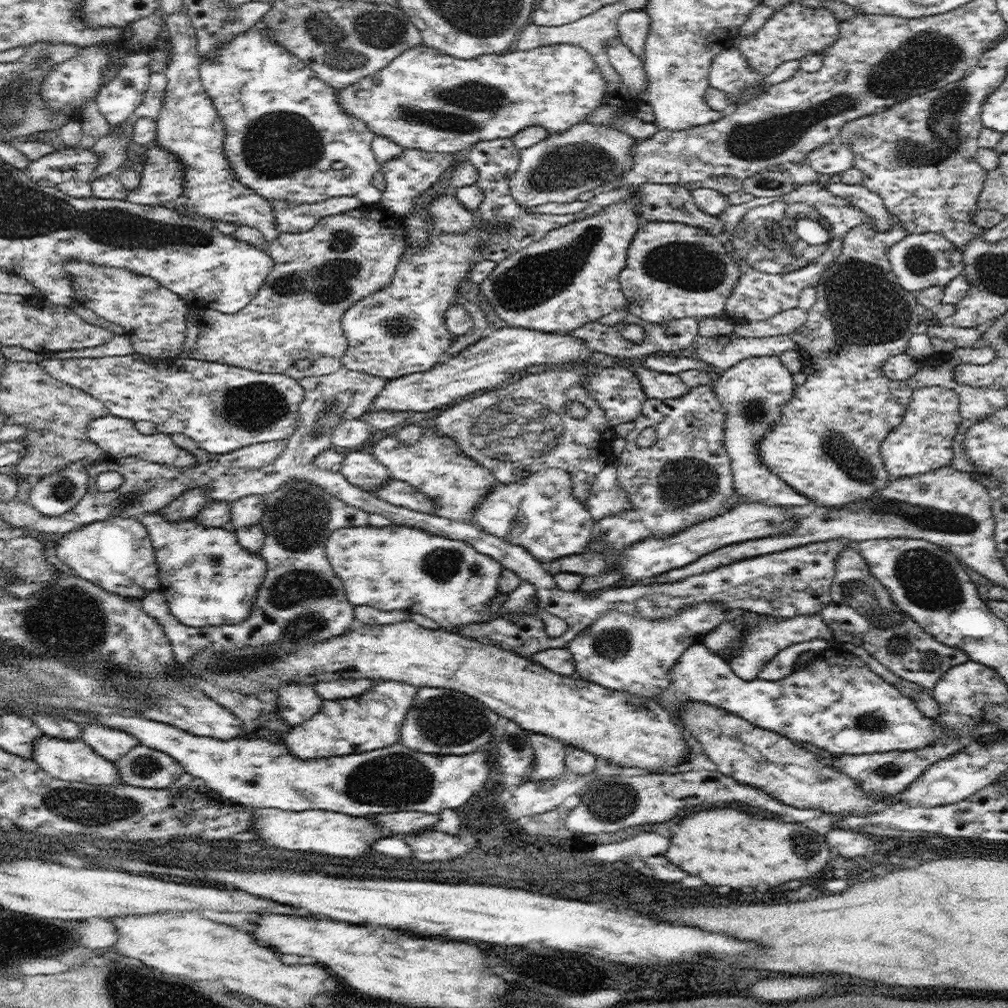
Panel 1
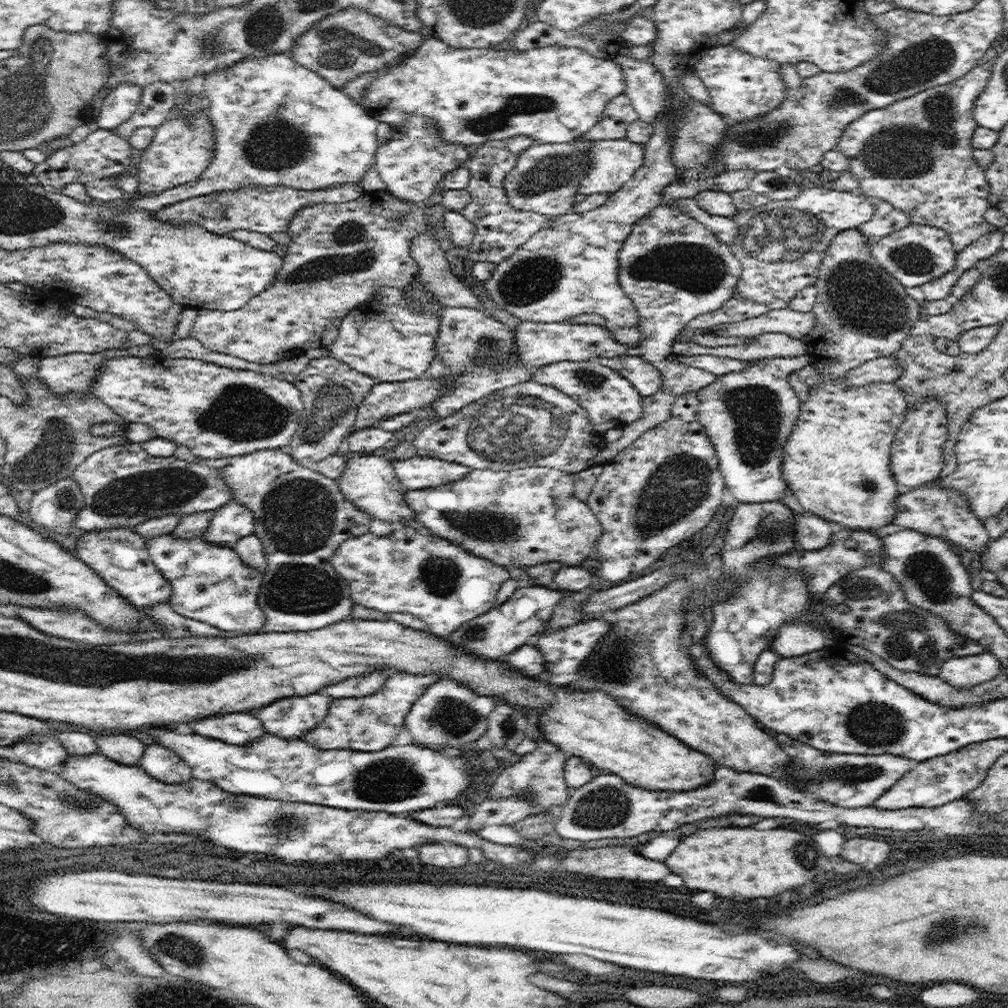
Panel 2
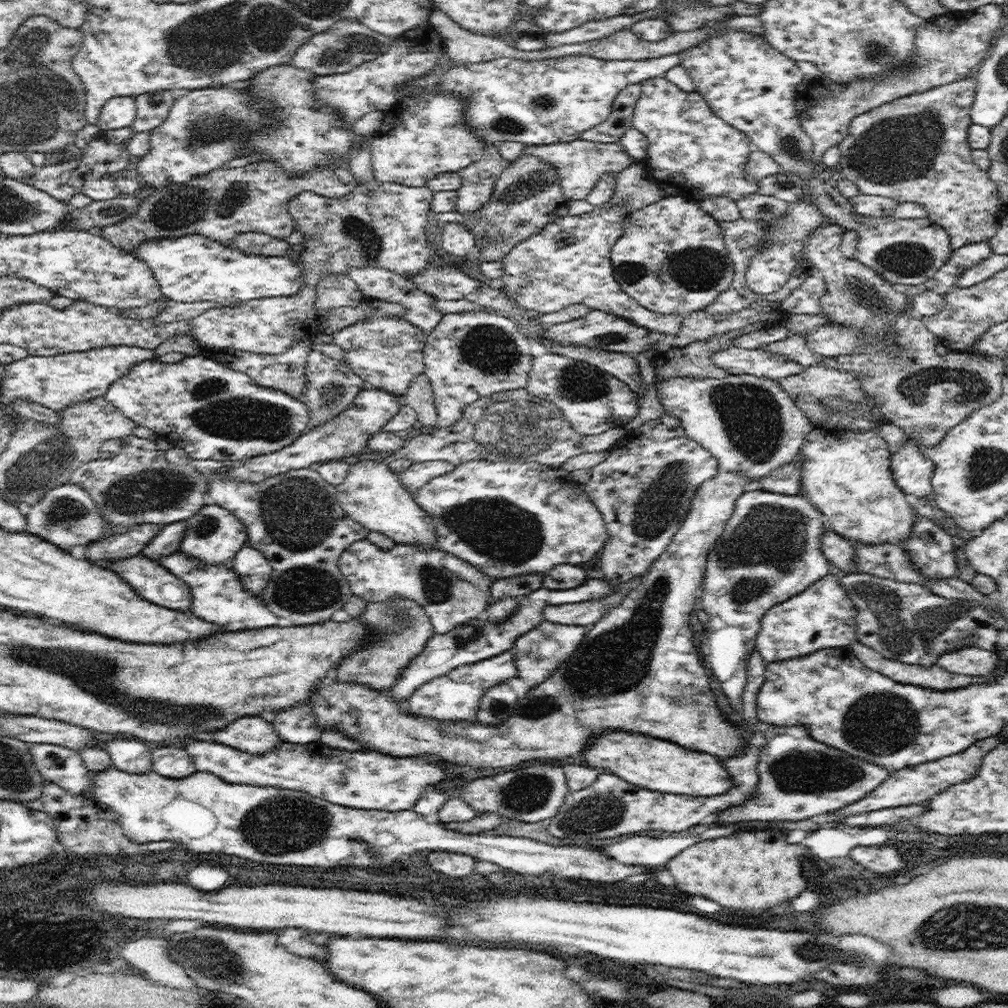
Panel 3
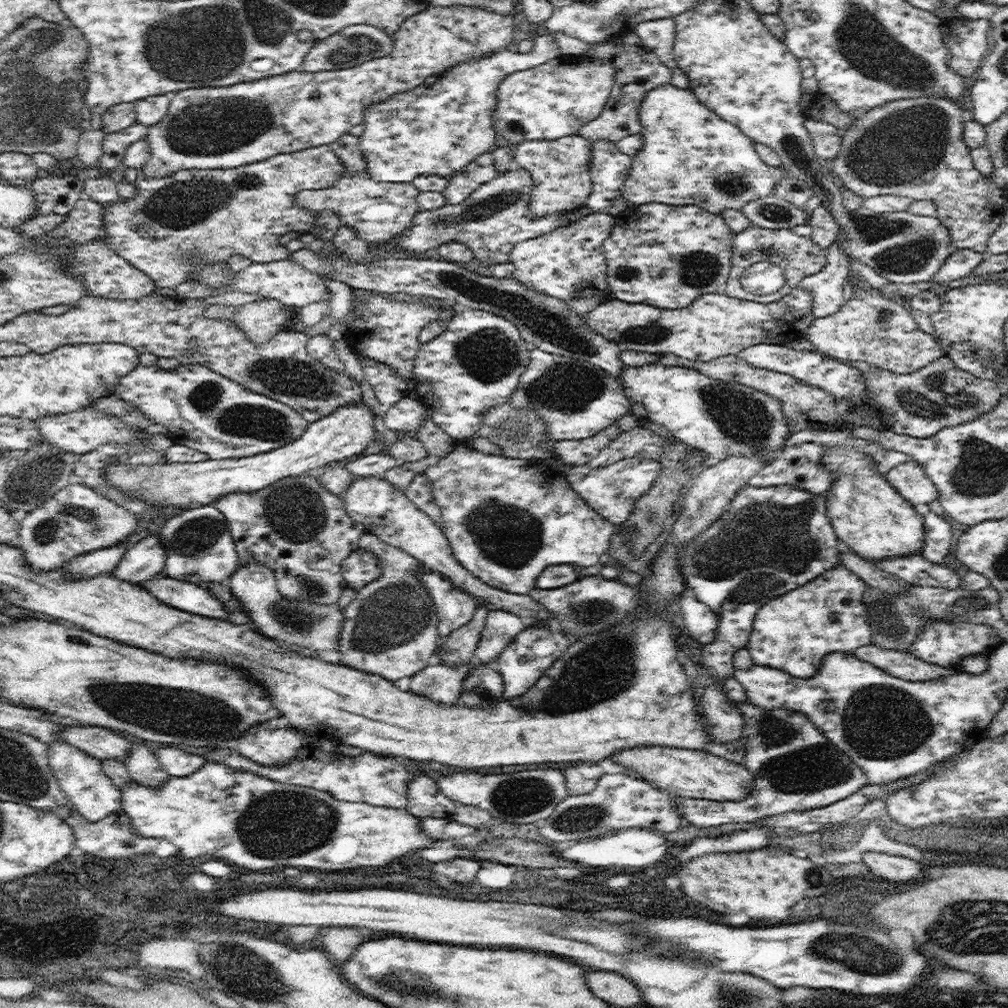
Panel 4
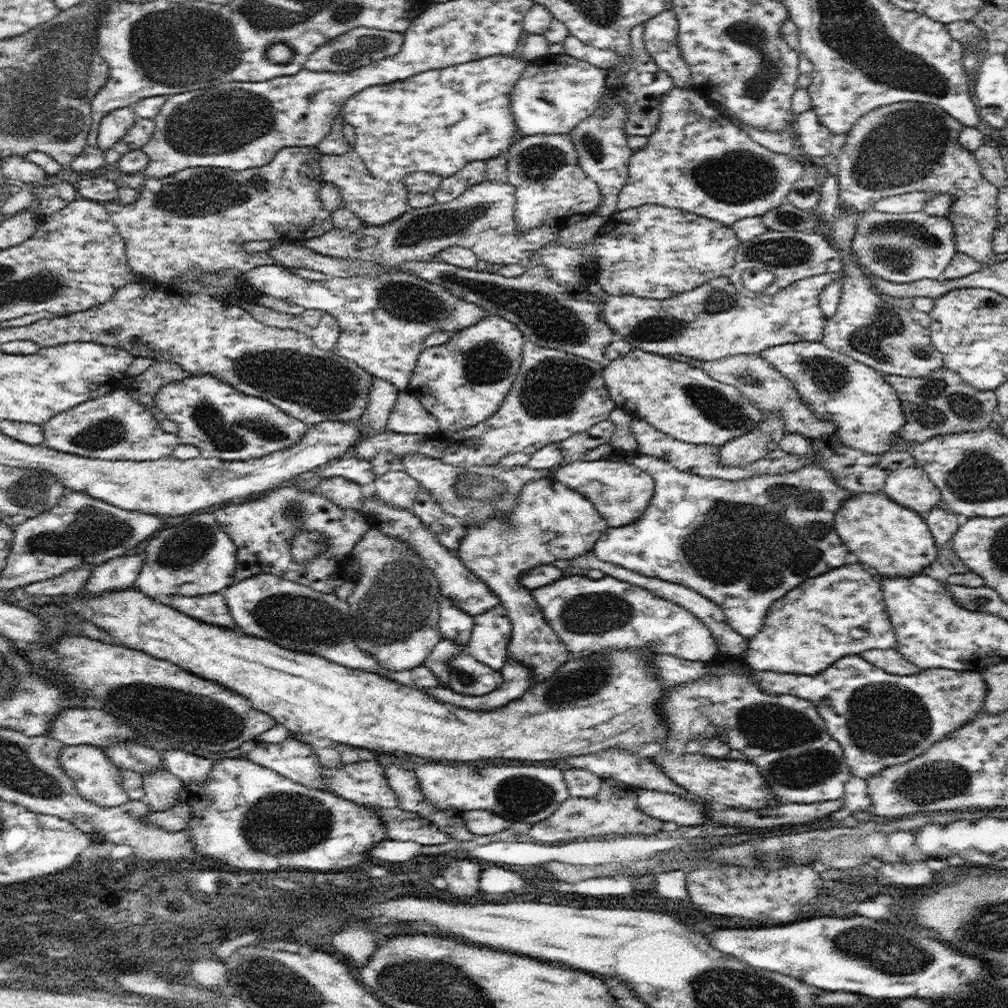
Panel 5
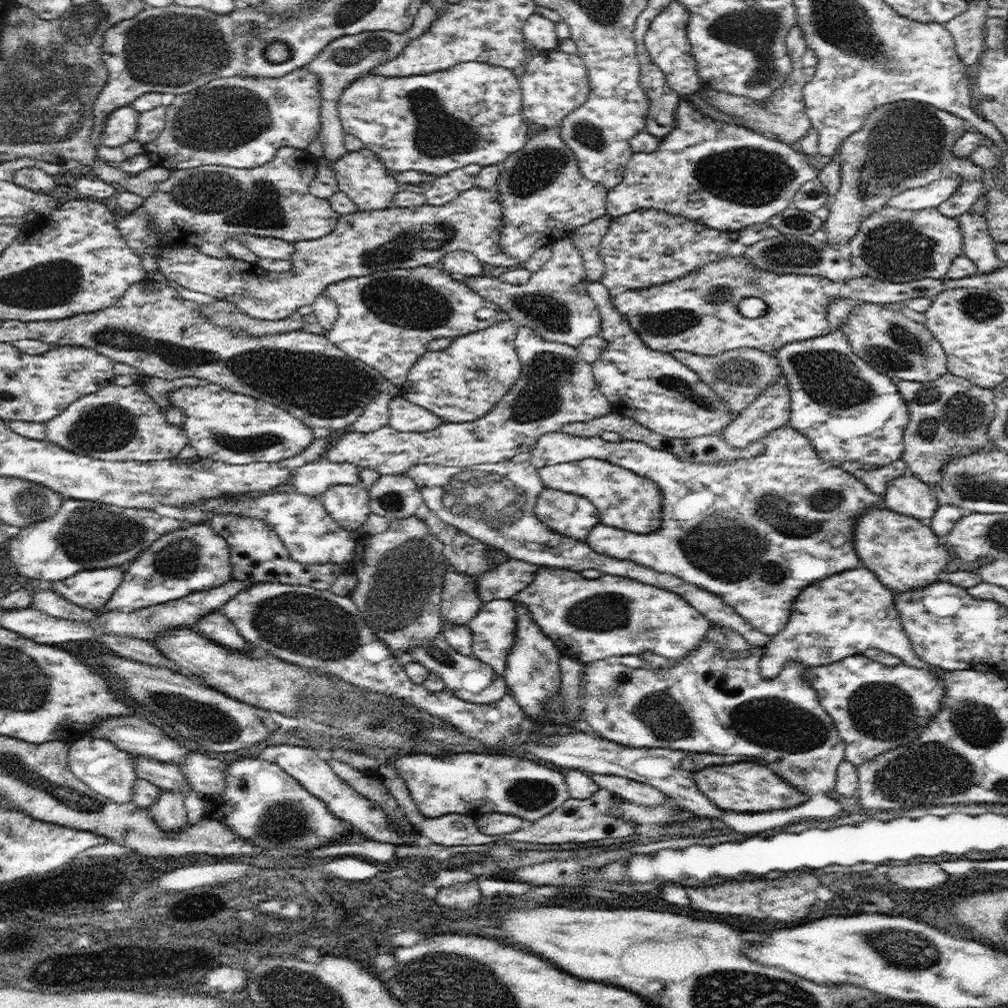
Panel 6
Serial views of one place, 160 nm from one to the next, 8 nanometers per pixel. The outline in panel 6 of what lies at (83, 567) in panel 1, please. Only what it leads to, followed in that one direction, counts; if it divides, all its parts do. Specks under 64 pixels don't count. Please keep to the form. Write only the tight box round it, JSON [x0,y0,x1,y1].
[196,609,252,653]

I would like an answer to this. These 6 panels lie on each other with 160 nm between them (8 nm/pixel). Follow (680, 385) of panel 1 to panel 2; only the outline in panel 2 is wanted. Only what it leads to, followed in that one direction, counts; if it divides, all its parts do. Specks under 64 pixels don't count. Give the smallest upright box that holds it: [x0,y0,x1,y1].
[598,354,663,397]

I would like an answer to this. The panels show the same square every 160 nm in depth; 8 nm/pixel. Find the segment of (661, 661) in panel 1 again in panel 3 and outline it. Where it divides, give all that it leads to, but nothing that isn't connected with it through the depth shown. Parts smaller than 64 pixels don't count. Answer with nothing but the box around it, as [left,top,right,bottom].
[511,619,589,686]

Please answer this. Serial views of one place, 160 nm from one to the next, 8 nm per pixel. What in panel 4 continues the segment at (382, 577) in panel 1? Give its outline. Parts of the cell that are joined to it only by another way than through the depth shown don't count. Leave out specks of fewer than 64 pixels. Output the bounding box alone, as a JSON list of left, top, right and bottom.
[341,548,479,637]

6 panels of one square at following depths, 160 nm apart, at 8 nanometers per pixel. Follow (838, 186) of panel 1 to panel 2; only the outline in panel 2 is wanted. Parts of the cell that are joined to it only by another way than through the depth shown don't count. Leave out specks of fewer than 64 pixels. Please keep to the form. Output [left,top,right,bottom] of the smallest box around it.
[856,200,910,245]

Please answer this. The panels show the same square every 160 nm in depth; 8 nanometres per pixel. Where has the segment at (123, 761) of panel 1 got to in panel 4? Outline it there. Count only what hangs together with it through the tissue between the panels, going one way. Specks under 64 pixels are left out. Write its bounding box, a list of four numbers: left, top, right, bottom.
[155,747,208,777]

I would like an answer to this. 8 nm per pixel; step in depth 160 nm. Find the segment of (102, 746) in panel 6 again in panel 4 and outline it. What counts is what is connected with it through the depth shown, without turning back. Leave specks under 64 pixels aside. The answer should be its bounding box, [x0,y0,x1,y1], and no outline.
[48,740,122,820]

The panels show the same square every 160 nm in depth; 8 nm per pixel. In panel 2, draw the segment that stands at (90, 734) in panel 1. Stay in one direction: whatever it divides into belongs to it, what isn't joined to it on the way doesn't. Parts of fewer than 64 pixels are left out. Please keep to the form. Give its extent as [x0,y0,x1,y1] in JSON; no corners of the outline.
[95,734,147,766]

